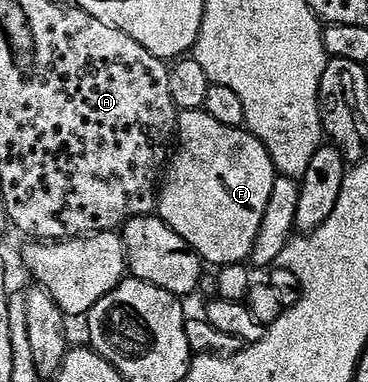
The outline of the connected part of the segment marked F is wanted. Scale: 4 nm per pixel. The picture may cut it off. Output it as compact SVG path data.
M180 112L177 147L161 180L157 215L208 265L242 264L250 257L275 189L275 163L246 127L221 126L207 112Z

